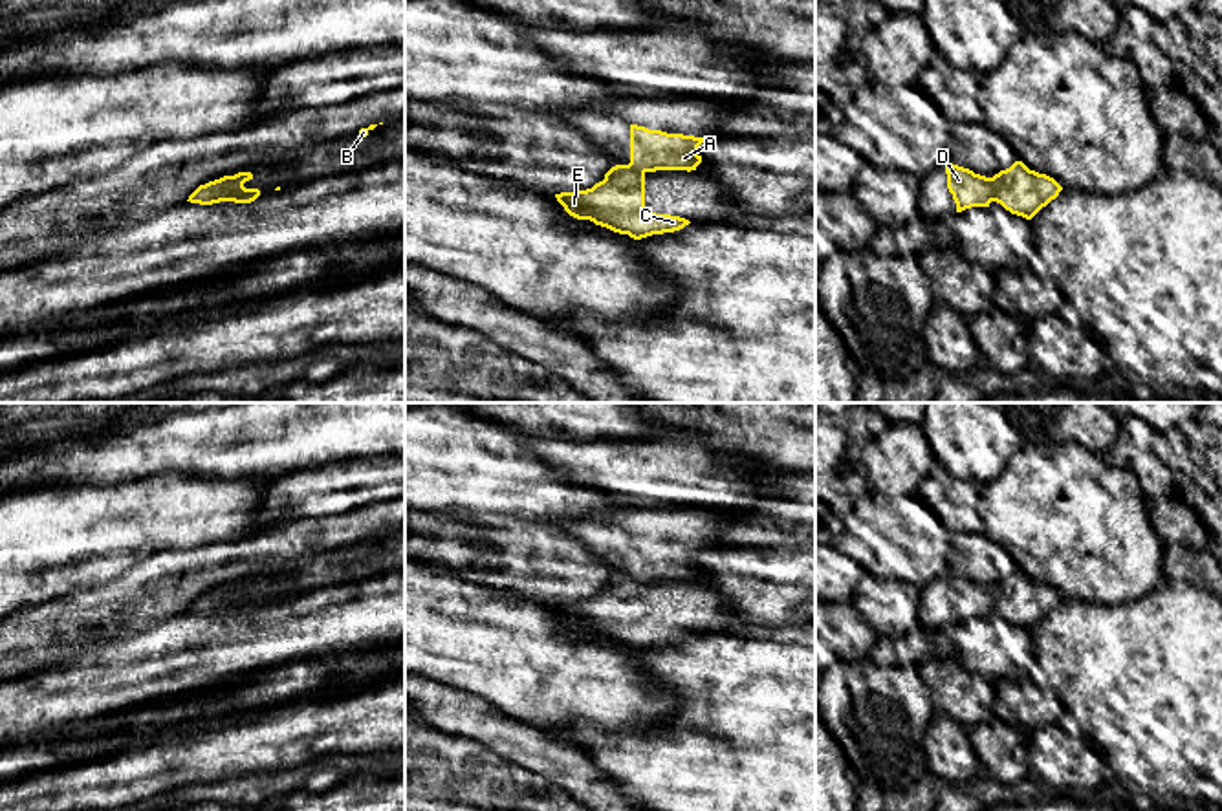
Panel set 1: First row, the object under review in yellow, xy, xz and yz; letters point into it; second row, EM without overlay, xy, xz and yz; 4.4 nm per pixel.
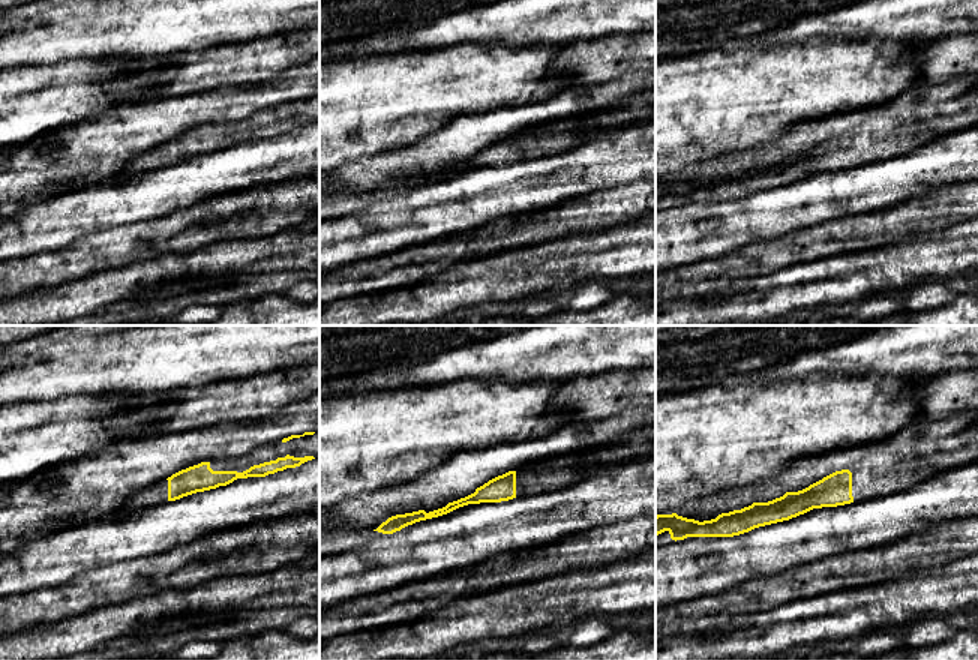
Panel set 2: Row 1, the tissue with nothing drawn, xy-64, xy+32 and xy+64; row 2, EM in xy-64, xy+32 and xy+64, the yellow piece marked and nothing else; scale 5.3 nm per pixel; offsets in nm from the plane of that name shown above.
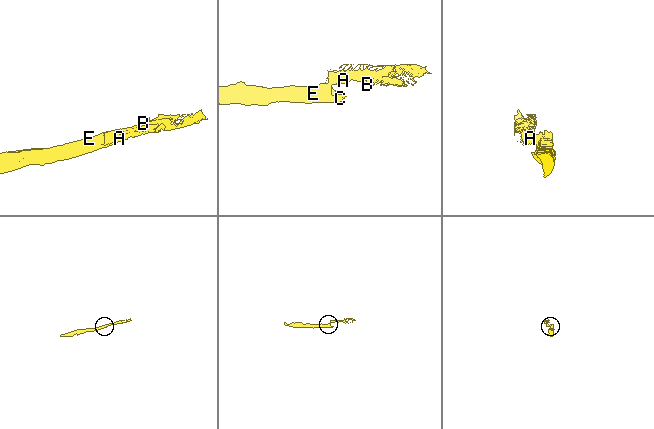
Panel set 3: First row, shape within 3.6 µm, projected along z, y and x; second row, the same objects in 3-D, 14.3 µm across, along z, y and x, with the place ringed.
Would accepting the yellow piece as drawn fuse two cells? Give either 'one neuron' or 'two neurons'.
two neurons

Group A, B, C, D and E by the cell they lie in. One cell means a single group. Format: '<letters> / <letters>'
A B D / C E

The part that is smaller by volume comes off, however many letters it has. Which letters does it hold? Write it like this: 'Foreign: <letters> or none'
Foreign: A, B, D

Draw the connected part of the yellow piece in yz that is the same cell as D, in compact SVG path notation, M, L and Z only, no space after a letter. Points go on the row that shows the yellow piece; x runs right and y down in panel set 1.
M949 163L945 167L947 189L956 203L956 212L971 207L989 207L993 201L991 178L975 174L969 168Z

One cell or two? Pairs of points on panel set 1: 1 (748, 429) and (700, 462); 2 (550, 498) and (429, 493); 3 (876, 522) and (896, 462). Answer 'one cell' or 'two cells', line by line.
1: two cells
2: one cell
3: two cells

